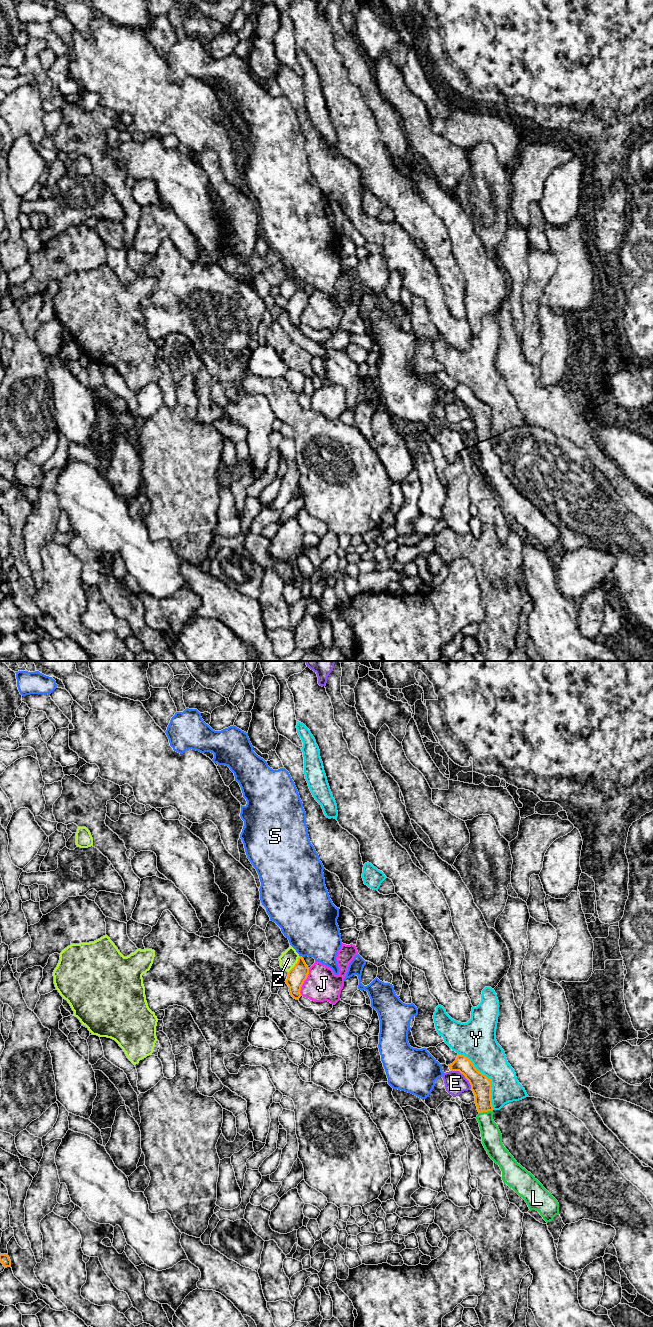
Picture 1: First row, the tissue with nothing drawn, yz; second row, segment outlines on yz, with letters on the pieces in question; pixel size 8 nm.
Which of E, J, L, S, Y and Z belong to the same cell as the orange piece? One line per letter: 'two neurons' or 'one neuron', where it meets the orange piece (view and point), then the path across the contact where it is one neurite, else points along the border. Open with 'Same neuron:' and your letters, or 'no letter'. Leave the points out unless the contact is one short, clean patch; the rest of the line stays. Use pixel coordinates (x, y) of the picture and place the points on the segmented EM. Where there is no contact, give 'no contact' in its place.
Same neuron: L
E: two neurons; contact yz (464, 1075)
J: two neurons; contact yz (303, 982)
L: one neuron; contact yz (485, 1111); way yz (481, 1085), (485, 1111), (485, 1121), (491, 1136)
S: two neurons; contact yz (301, 956)
Y: two neurons; contact yz (489, 1078)
Z: two neurons; contact yz (295, 964)

